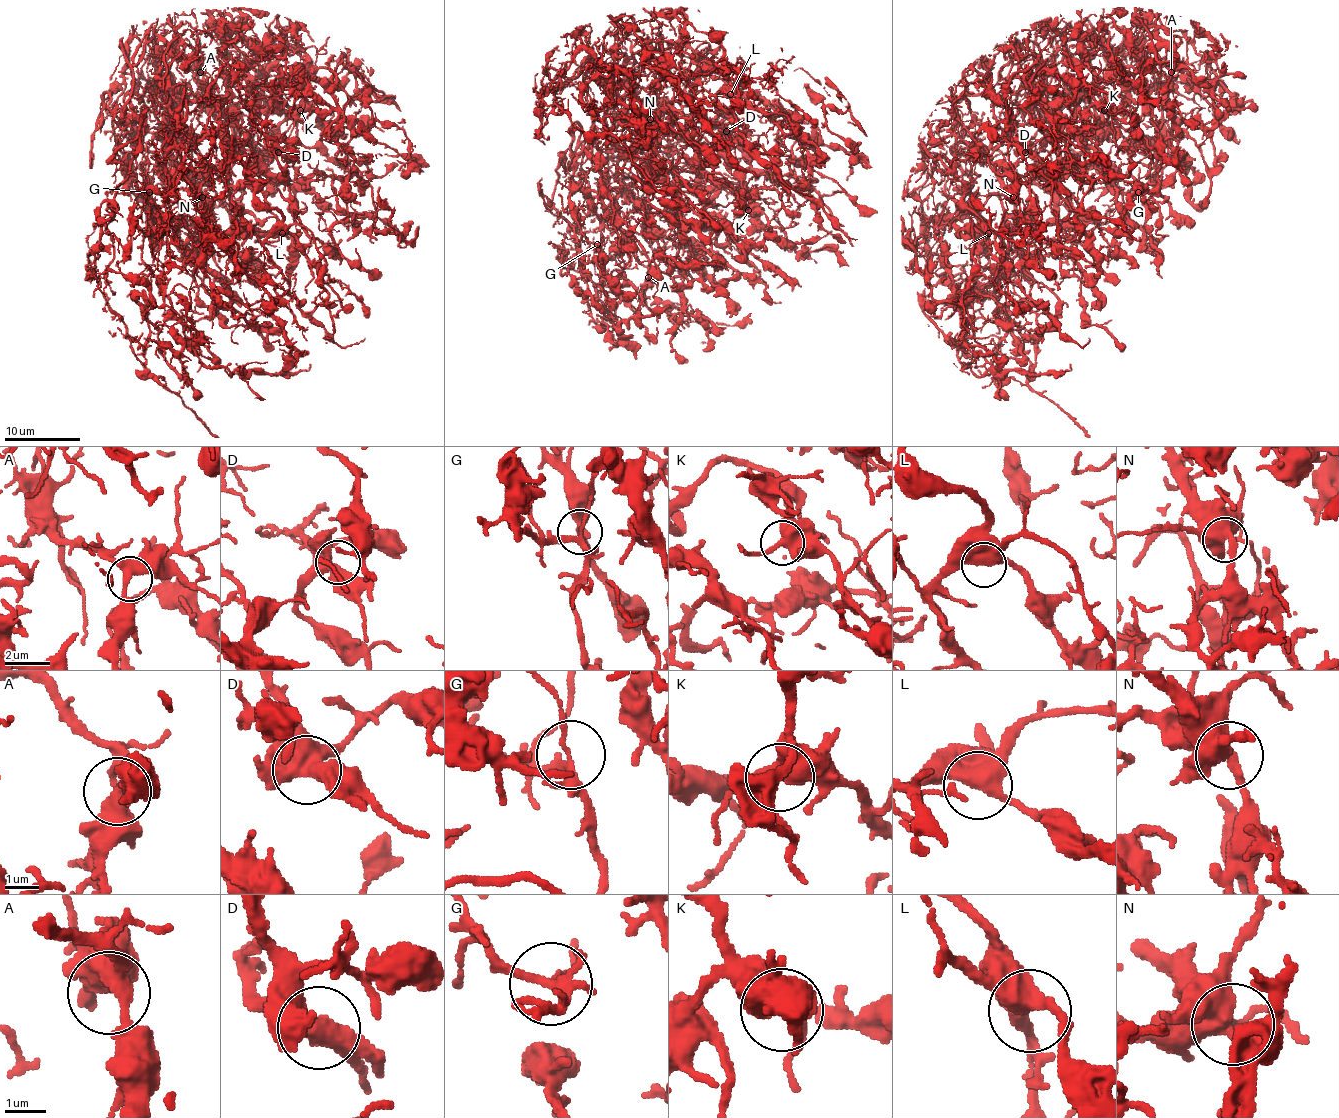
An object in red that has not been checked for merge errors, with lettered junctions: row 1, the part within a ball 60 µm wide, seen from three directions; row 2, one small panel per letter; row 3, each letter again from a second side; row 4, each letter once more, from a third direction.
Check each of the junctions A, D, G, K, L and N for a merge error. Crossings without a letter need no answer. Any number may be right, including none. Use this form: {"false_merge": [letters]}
{"false_merge": []}

